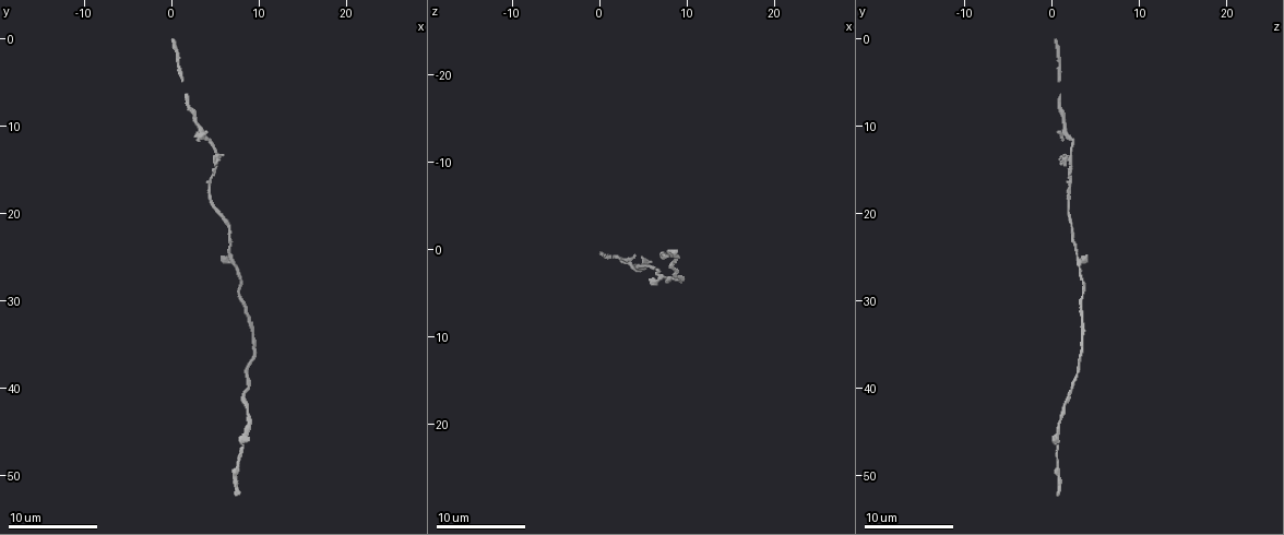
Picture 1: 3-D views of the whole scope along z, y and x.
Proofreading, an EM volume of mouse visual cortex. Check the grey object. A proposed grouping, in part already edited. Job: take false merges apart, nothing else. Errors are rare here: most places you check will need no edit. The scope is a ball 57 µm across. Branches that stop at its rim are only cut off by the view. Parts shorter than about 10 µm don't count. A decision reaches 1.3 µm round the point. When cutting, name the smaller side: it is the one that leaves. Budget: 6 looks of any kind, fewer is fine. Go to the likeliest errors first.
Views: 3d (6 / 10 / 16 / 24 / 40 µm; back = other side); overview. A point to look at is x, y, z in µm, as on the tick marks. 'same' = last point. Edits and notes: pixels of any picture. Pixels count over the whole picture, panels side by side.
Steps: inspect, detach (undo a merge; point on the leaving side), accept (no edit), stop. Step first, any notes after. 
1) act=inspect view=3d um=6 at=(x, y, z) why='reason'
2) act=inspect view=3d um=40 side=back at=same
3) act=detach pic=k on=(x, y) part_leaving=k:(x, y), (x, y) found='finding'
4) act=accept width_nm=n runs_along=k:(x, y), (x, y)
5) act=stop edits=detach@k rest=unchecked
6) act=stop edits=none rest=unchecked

act=inspect view=3d um=10 at=(7.4, 25.8, 3.0) why='two arms in line, one across'

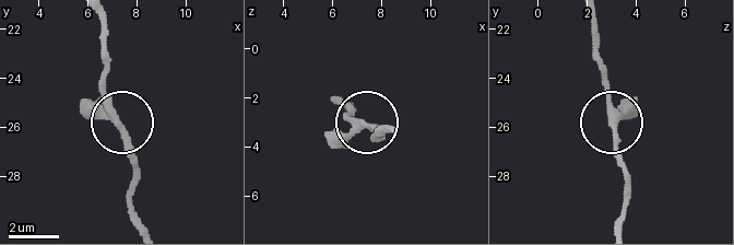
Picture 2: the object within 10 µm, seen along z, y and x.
act=accept runs_along=2:(115, 125), (132, 171), (132, 200) found='continuous, no second cell'

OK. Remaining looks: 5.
act=inspect view=3d um=10 at=(8.0, 46.8, 0.4) why='calibre changes'

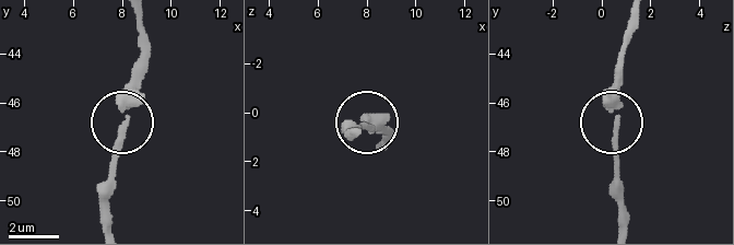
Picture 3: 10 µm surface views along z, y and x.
act=accept found='continuous, no second cell'

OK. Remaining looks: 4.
act=inspect view=3d um=10 at=(4.6, 11.8, 2.4) why='calibre changes'

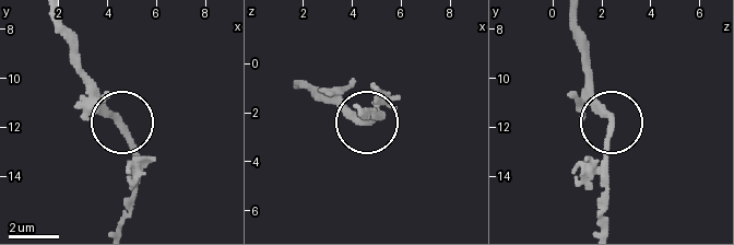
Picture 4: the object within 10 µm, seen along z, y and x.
act=accept runs_along=4:(603, 225), (603, 143), (608, 118), (585, 83) found='all the same cell'

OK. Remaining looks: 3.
act=stop edits=none rest=unchecked

